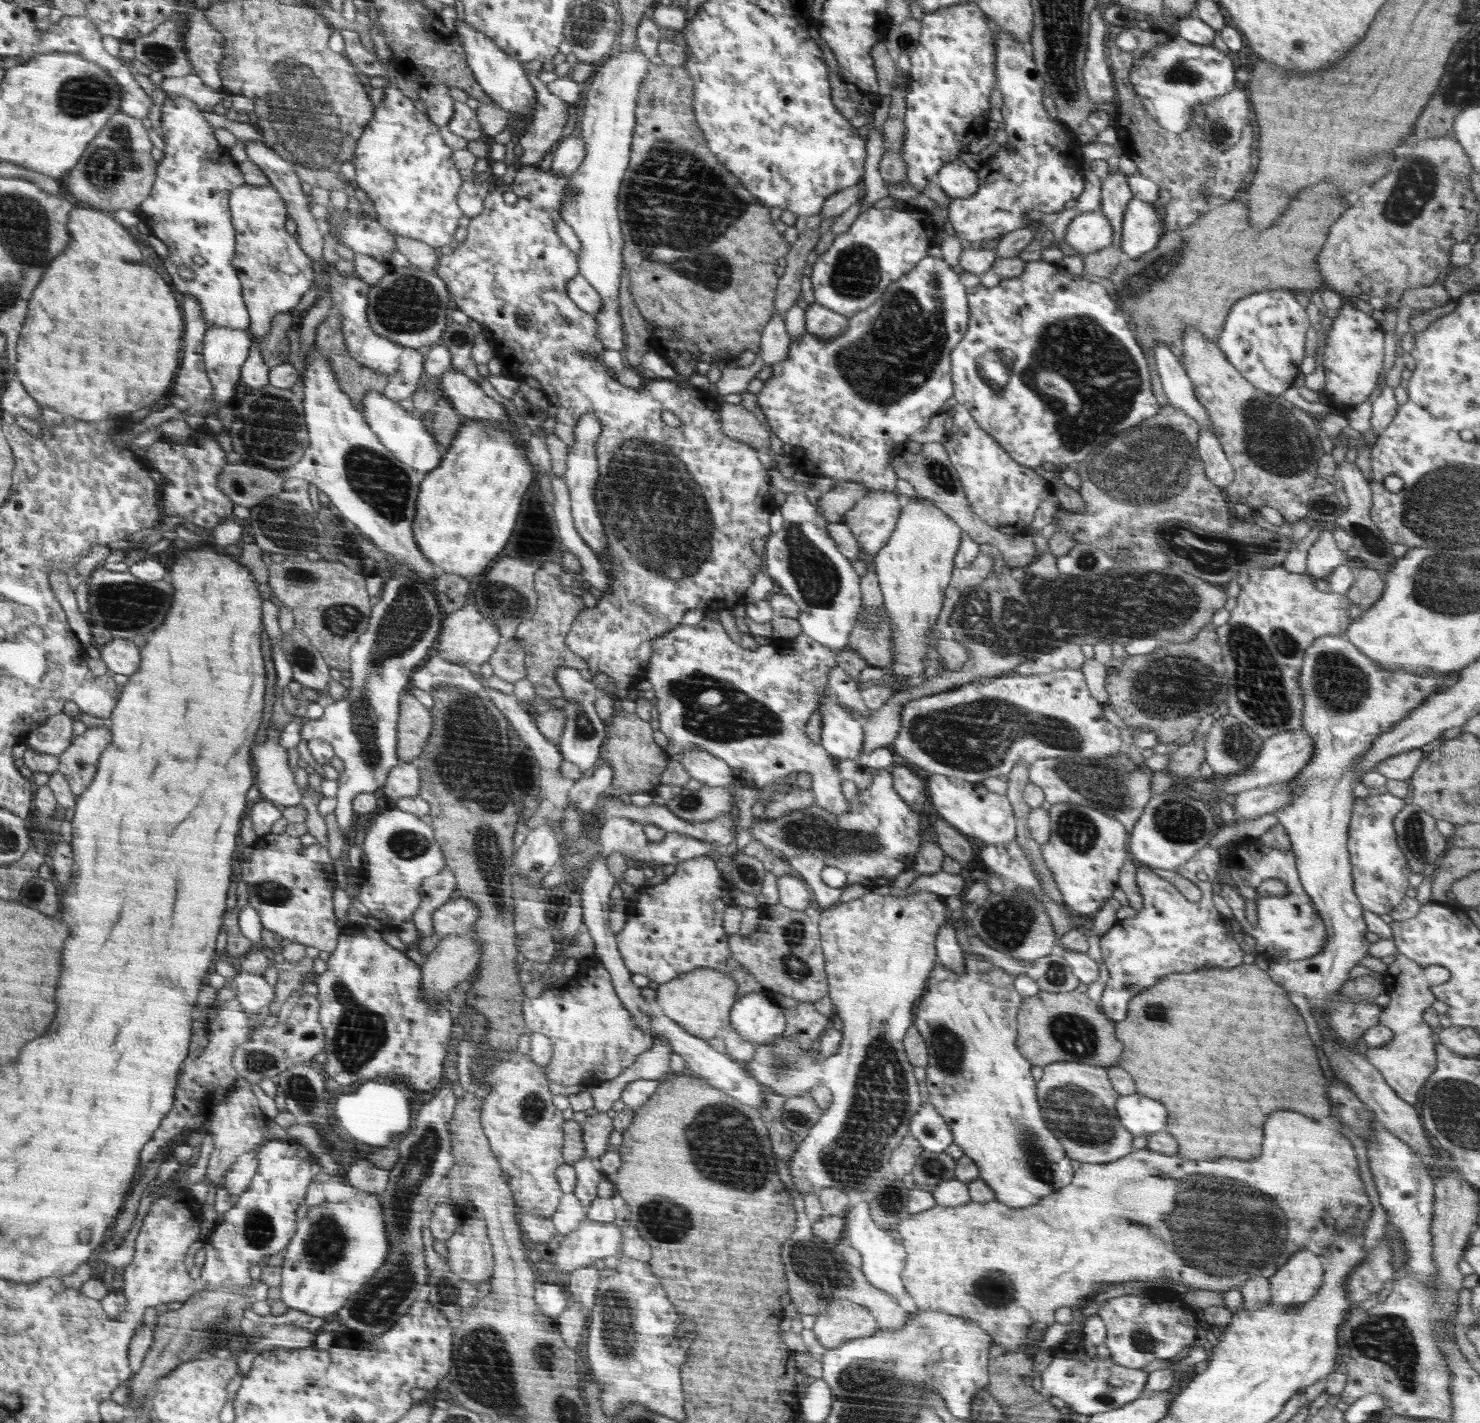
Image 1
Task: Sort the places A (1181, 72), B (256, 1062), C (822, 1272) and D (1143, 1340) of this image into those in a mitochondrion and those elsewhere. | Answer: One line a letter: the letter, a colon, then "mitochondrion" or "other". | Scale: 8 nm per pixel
A: mitochondrion
B: mitochondrion
C: mitochondrion
D: mitochondrion

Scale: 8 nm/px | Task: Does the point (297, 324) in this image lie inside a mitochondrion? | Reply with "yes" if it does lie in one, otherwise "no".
no

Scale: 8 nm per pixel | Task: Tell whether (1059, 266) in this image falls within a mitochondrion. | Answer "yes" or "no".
no

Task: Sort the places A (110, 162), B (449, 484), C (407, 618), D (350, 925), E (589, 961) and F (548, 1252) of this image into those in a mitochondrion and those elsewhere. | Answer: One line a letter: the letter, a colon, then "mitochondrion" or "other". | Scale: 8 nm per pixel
A: mitochondrion
B: other
C: mitochondrion
D: other
E: other
F: other

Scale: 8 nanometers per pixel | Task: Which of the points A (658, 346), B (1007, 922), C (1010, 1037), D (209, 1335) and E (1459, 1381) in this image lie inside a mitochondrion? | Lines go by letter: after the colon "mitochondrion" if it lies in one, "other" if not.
A: other
B: mitochondrion
C: other
D: mitochondrion
E: other

